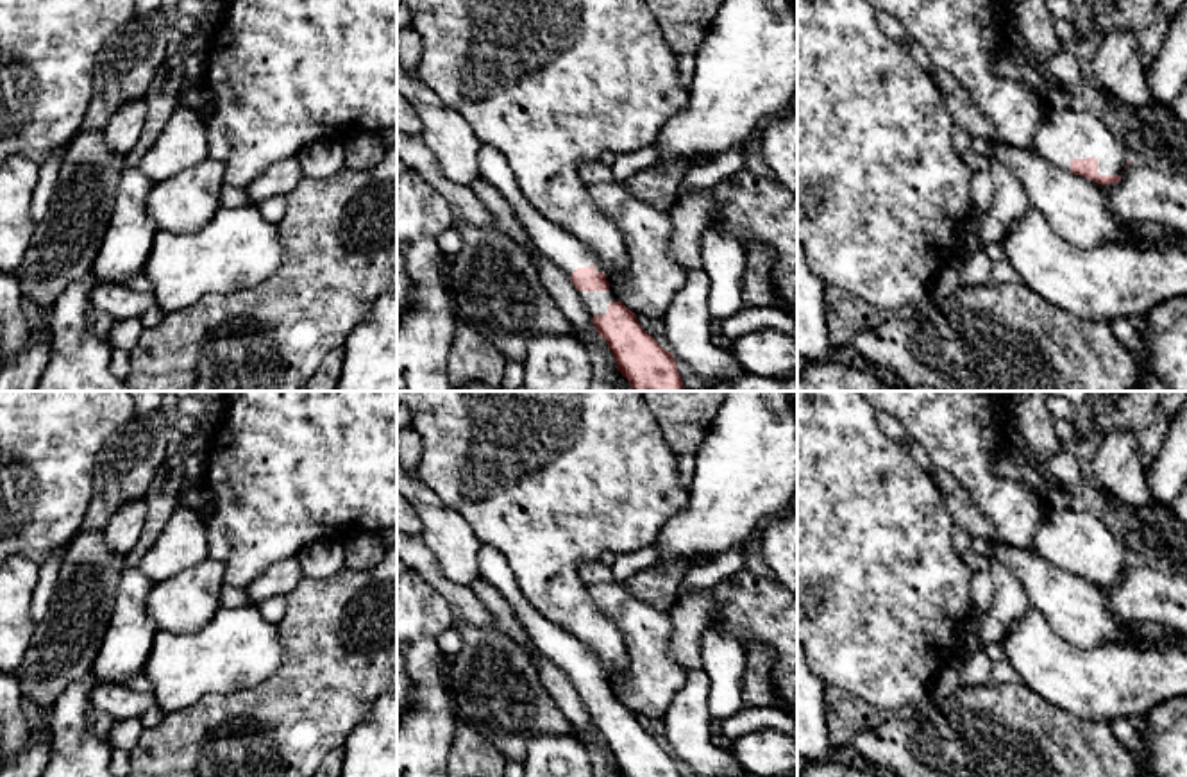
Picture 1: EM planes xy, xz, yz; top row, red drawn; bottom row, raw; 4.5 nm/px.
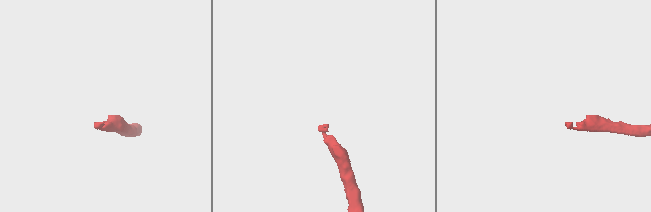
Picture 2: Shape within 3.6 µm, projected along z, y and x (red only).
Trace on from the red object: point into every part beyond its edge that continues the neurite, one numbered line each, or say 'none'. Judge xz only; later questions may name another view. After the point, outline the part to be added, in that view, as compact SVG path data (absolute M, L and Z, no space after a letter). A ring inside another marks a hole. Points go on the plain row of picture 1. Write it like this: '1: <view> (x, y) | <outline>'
1: xz (558, 645) | M481 543L477 564L481 579L497 588L511 604L538 652L560 666L568 679L574 670L586 668L590 664L595 666L597 673L602 670L601 659L594 650L536 611L522 593L506 557L493 545Z

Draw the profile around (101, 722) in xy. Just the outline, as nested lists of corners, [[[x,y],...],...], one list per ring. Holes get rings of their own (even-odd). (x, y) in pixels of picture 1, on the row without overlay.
[[[91,706],[88,713],[88,722],[93,732],[109,743],[109,734],[116,720],[109,716],[107,713]]]

